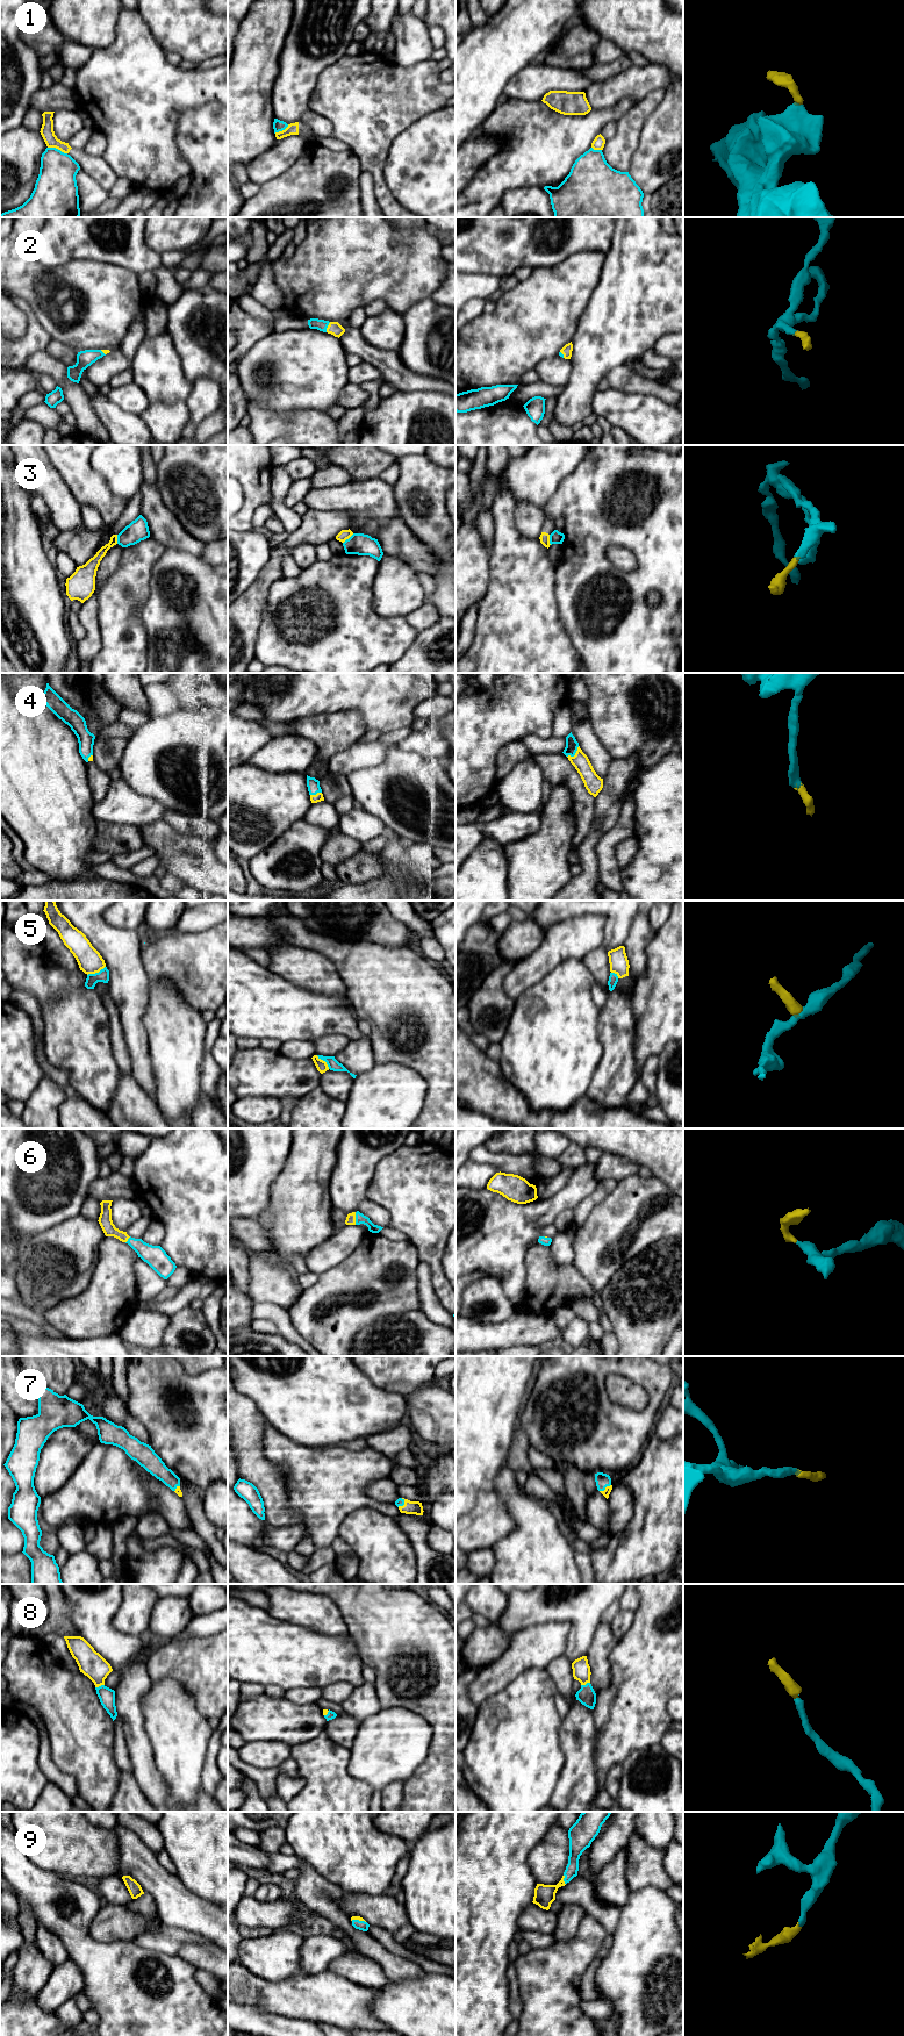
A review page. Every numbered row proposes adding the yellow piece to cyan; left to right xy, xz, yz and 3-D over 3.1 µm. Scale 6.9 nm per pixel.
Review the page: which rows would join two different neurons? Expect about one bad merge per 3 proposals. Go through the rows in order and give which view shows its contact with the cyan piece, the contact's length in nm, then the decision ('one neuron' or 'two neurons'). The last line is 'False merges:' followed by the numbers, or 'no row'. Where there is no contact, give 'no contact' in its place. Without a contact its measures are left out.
1: meets cyan in xy; contact 140 nm long; two neurons
2: meets cyan in xz; contact 80 nm long; one neuron
3: meets cyan in xz; contact 100 nm long; two neurons
4: meets cyan in yz; contact 120 nm long; one neuron
5: meets cyan in xy; contact 140 nm long; two neurons
6: meets cyan in xz; contact 90 nm long; one neuron
7: meets cyan in yz; contact 90 nm long; one neuron
8: meets cyan in xy; contact 70 nm long; one neuron
9: meets cyan in yz; contact 70 nm long; one neuron
False merges: 1, 3, 5

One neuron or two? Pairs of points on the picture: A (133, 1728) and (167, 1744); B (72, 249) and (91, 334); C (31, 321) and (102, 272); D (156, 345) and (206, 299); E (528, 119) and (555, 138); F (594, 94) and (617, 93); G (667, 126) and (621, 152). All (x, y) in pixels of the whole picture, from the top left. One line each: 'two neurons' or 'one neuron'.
A: two neurons
B: two neurons
C: two neurons
D: two neurons
E: one neuron
F: one neuron
G: two neurons

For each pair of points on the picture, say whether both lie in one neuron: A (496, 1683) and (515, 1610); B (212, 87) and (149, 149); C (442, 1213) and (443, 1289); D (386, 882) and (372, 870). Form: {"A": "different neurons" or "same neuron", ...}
{"A": "different neurons", "B": "same neuron", "C": "same neuron", "D": "different neurons"}

